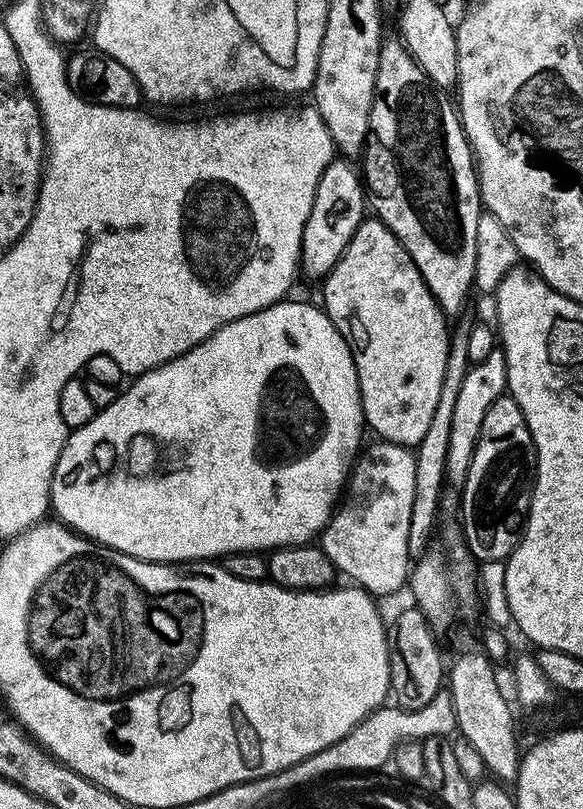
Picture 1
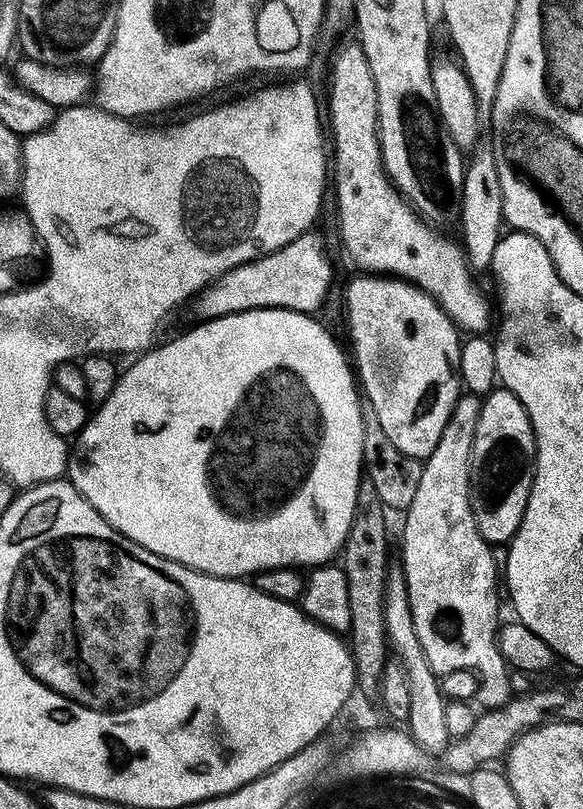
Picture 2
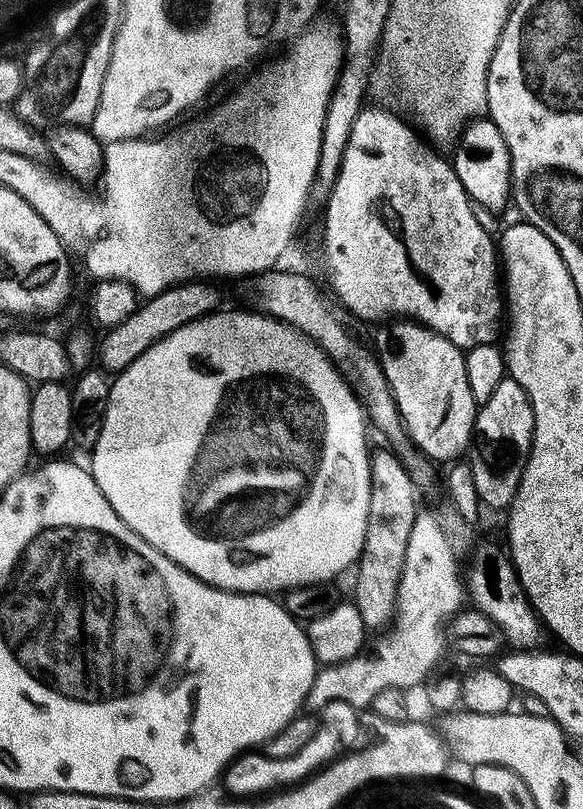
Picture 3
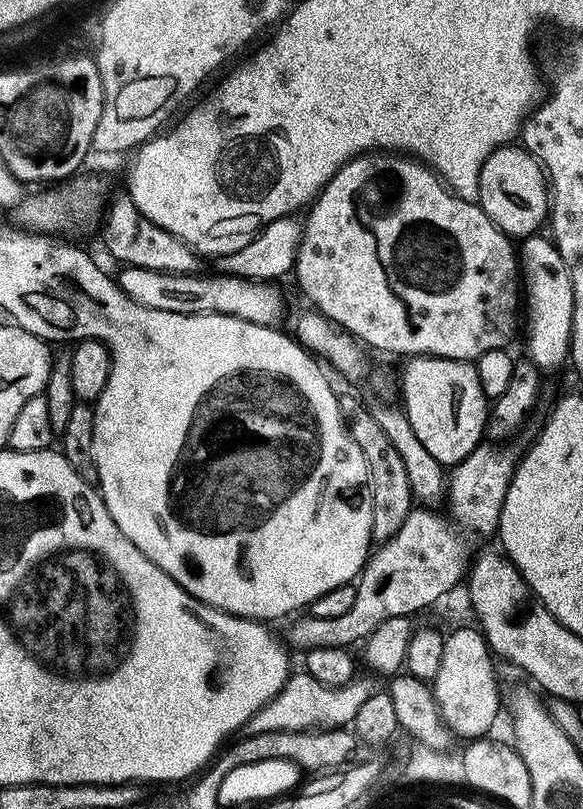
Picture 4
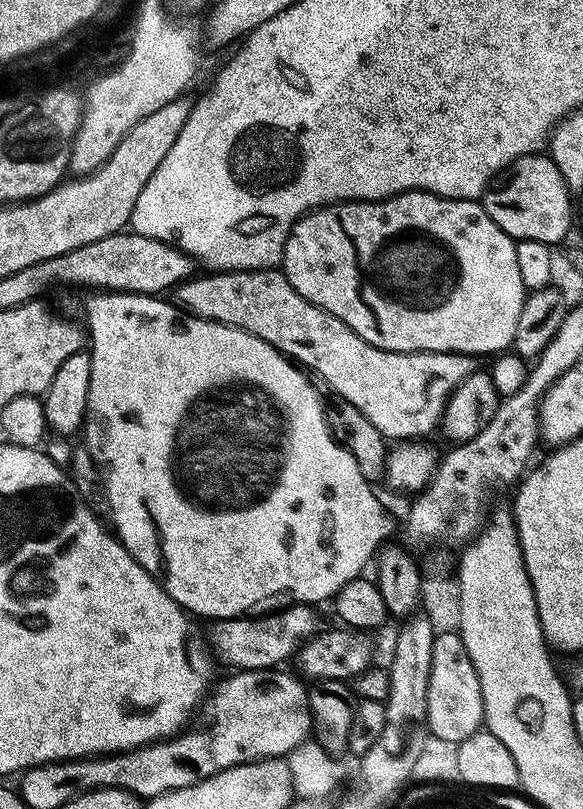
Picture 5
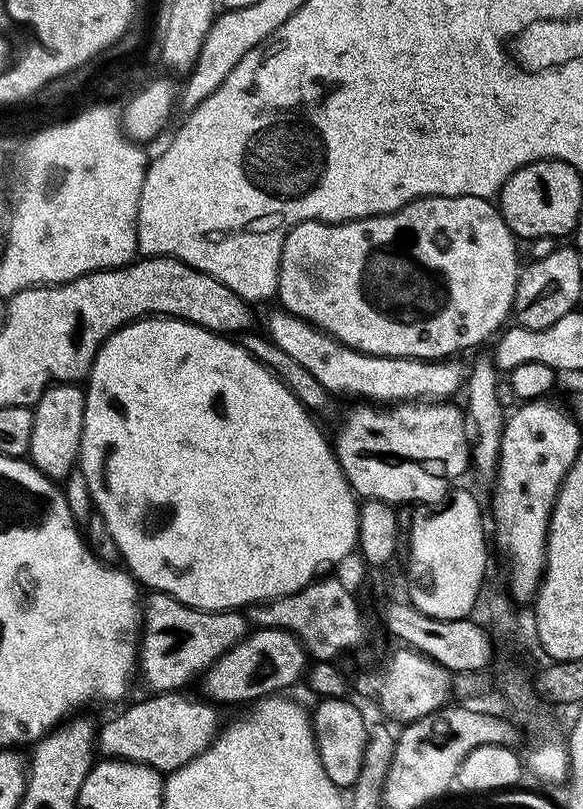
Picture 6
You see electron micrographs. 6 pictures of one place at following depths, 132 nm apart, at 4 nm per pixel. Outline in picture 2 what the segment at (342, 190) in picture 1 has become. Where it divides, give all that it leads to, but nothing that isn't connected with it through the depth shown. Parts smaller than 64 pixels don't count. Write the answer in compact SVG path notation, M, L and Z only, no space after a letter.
M312 230L306 231L276 252L231 268L207 288L196 293L190 304L190 309L197 316L195 319L203 322L235 312L249 312L255 308L319 313L319 308L328 296L328 287L332 284L332 260L323 242L314 233Z

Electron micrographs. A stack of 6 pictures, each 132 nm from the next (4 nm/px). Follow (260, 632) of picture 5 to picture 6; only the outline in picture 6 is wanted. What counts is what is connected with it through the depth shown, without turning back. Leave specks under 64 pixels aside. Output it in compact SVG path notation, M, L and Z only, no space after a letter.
M152 592L142 604L142 631L138 649L138 676L144 679L144 684L152 694L174 692L183 689L192 679L199 677L204 669L208 668L215 660L222 658L234 647L239 640L243 640L250 631L245 613L240 610L226 612L205 612L203 608L192 608L183 604L165 592Z

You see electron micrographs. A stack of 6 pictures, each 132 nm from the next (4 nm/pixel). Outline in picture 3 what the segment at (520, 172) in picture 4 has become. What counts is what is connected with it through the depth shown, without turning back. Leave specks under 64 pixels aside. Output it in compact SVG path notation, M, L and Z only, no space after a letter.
M491 118L473 119L464 129L455 148L454 167L468 192L469 200L488 212L502 211L510 204L512 196L512 155L496 123Z

